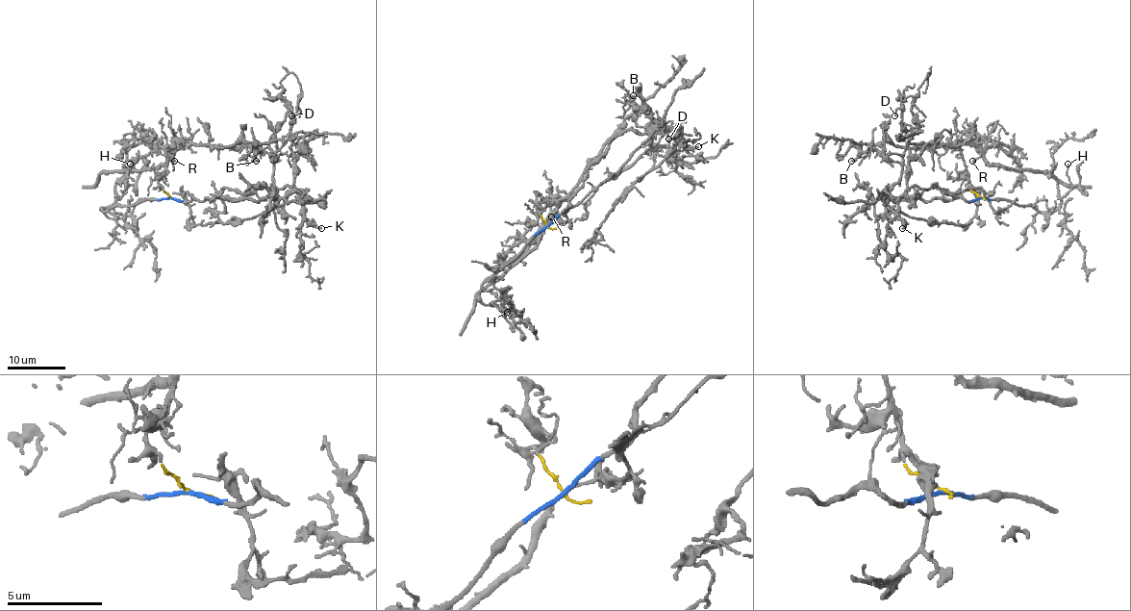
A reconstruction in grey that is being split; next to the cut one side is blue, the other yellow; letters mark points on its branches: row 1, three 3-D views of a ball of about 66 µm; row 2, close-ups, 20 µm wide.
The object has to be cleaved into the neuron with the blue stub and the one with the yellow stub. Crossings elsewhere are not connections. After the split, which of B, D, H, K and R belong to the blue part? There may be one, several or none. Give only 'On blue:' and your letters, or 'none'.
On blue: D, H, K

